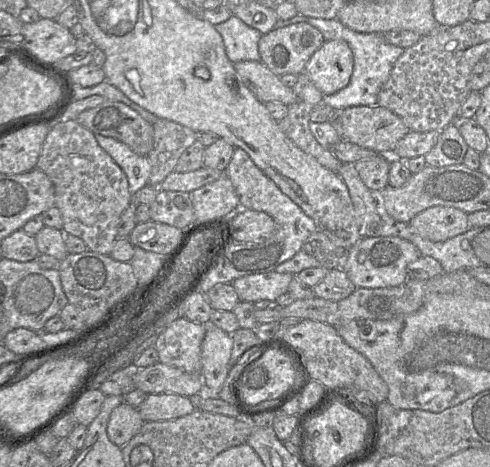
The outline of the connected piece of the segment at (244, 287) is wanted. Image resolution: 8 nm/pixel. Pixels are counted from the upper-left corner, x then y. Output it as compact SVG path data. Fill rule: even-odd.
M276 271L243 276L232 281L239 300L255 303L259 300L276 301L288 292L288 287L295 275Z

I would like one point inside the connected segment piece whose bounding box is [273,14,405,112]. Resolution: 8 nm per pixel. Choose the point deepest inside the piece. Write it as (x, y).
(374, 58)

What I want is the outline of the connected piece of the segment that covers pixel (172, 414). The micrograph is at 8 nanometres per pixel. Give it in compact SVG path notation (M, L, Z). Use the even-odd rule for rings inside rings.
M175 393L148 394L137 408L145 422L176 419L195 411L195 407L186 396Z

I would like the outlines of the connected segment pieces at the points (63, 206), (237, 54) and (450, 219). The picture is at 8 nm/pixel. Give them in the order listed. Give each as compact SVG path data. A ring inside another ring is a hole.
M64 119L54 124L42 145L36 168L43 171L54 185L55 206L62 214L64 231L81 238L88 250L109 255L118 238L120 216L131 203L132 195L126 174L100 147L94 133L79 124L76 119Z
M234 15L214 27L222 36L226 55L231 62L261 61L258 43L263 34L259 30Z
M432 206L409 222L412 231L432 242L443 242L470 229L468 214L447 206Z

